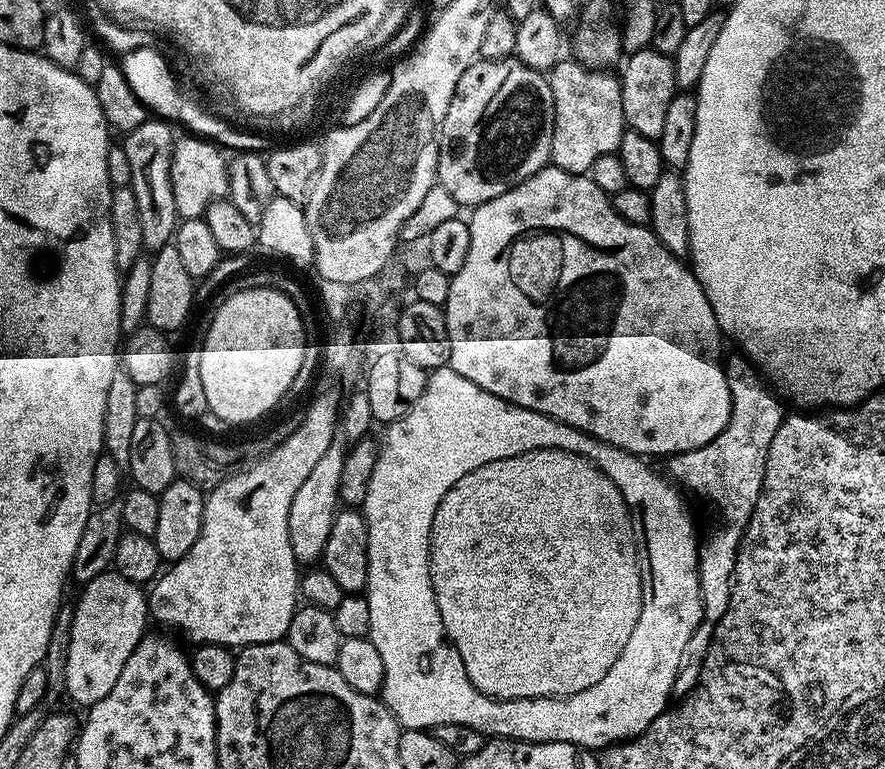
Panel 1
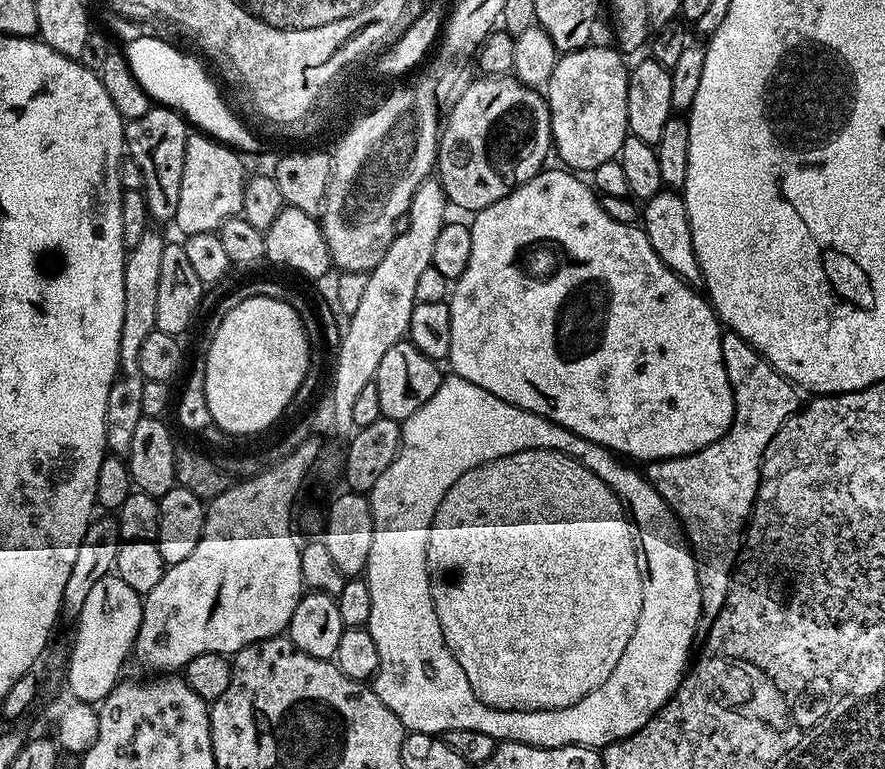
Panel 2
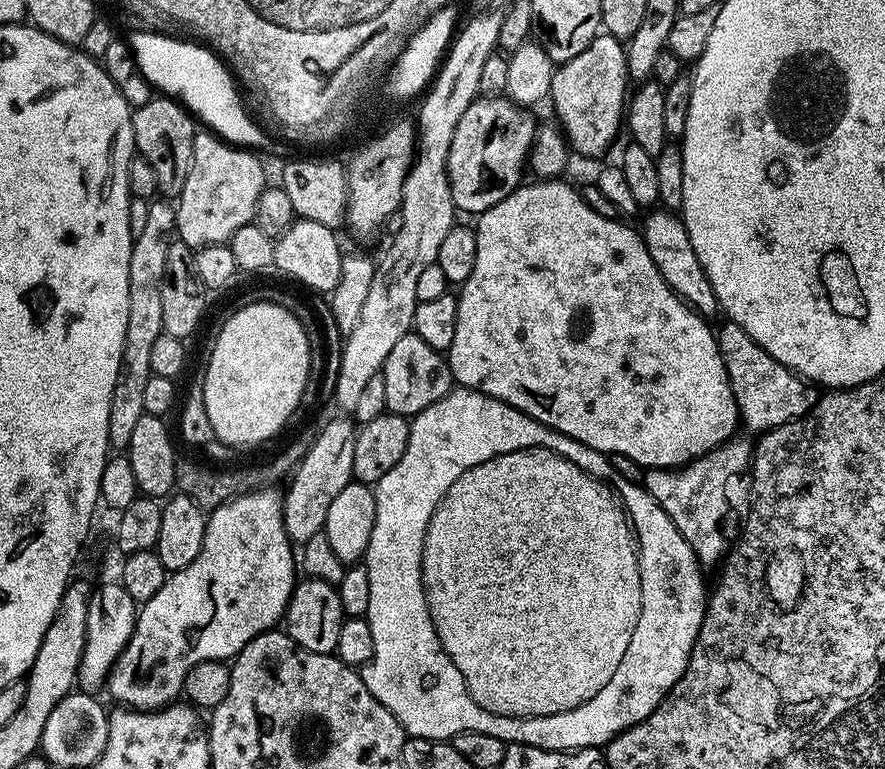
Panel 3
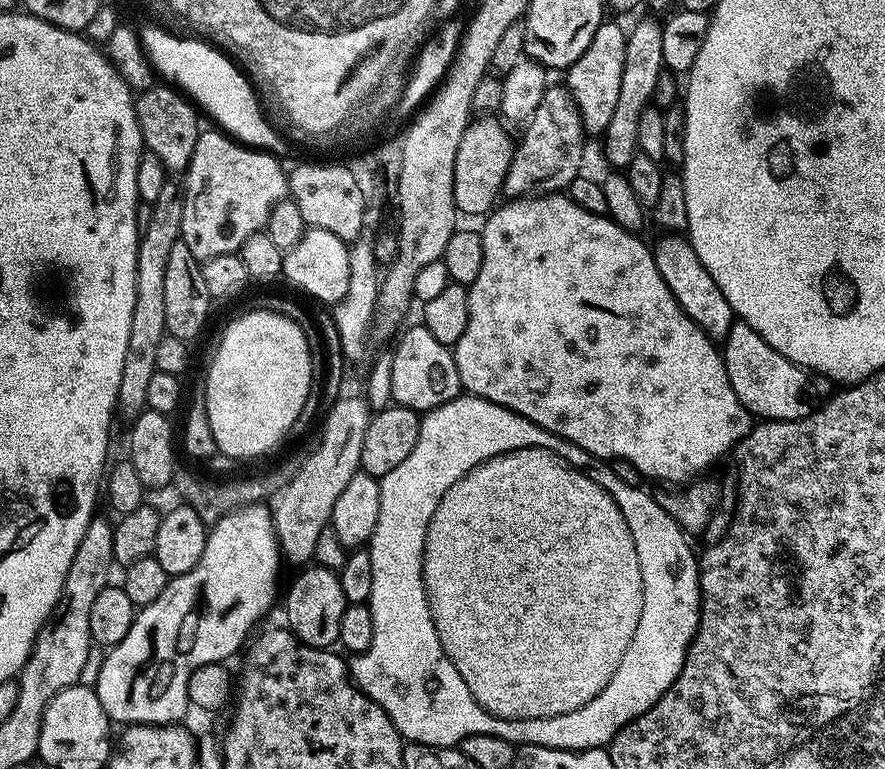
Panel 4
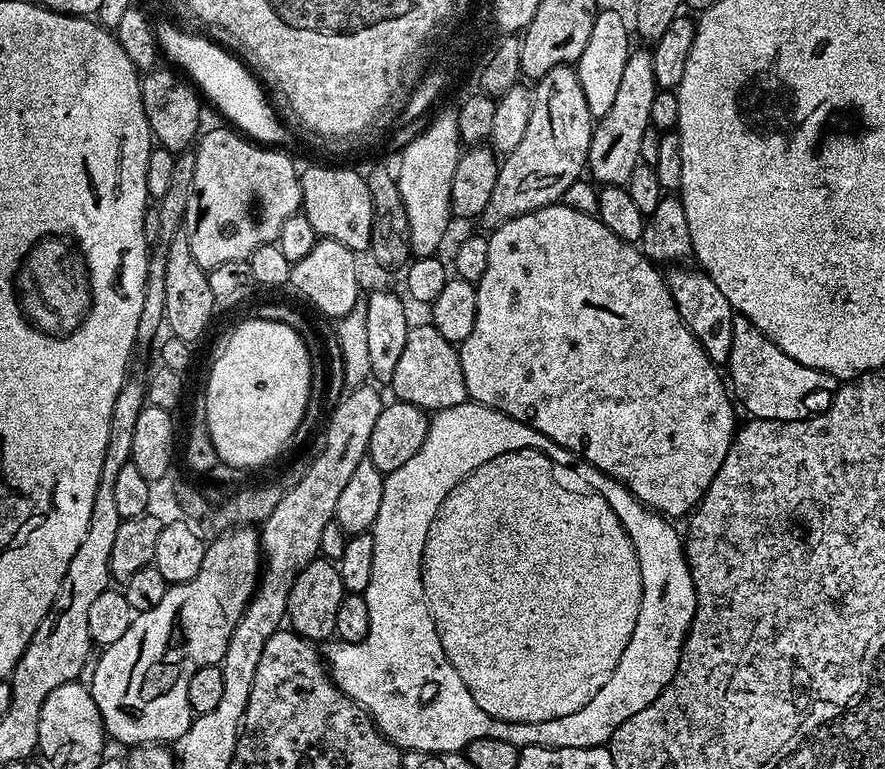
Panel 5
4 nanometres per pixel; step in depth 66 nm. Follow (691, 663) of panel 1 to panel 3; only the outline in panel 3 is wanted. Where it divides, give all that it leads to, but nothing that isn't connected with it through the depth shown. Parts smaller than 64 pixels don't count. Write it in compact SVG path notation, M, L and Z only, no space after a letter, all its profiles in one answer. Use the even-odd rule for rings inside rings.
M724 322L716 332L716 341L722 354L722 362L728 371L728 381L736 399L736 408L740 412L743 427L748 427L755 434L769 432L771 428L782 426L786 422L796 420L799 416L807 416L808 411L816 404L818 392L809 381L797 376L782 362L770 358L742 326ZM733 438L717 448L711 448L705 456L691 460L681 468L649 468L643 473L642 487L662 506L662 510L678 526L678 534L686 538L690 550L696 555L696 560L705 569L715 569L730 551L730 545L738 532L738 517L750 499L750 469L754 451L751 443Z

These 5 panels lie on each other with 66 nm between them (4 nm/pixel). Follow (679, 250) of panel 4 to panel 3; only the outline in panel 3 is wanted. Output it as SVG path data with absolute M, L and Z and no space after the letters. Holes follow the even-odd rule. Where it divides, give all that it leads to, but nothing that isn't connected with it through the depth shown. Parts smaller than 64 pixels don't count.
M659 211L650 213L644 220L642 235L646 250L650 258L654 258L658 274L662 274L662 278L680 295L681 300L701 316L712 318L712 315L717 315L720 303L714 294L714 286L710 286L710 278L706 278L706 270L702 270L702 262L698 262L698 254L694 254L694 246L690 246L690 234L684 221L675 211Z

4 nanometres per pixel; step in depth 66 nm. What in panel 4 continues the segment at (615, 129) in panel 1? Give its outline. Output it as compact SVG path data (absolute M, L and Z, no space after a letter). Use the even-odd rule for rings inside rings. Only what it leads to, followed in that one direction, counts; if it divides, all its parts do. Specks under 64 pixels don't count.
M605 22L598 26L594 34L594 42L586 46L586 54L578 58L566 70L566 87L576 109L585 133L589 137L599 137L610 126L610 117L614 114L614 106L618 102L618 90L622 86L622 62L626 58L626 32L616 24Z

